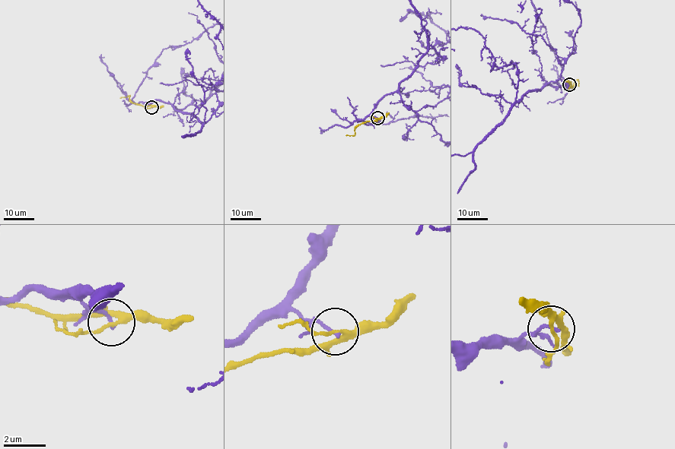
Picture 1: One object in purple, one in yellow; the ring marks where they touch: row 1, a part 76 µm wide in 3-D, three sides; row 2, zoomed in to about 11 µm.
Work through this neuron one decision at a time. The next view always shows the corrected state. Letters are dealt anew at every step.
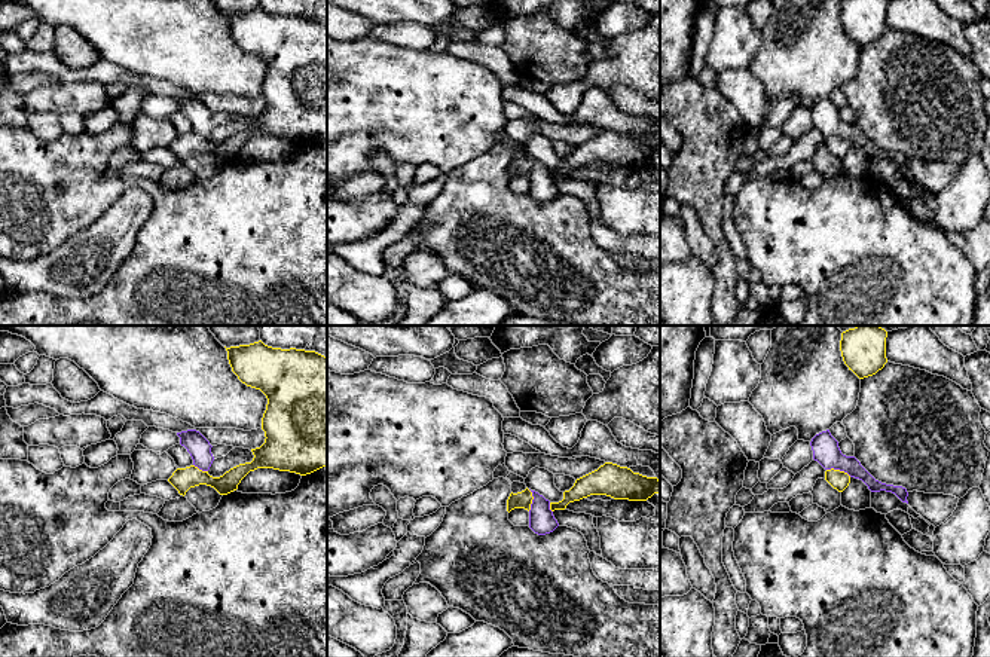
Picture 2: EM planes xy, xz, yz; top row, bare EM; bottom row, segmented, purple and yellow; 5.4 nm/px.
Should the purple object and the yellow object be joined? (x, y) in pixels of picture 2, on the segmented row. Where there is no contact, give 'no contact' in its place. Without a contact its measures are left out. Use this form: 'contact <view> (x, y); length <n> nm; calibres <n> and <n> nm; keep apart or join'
contact yz (839, 468); length 140 nm; calibres 140 and 100 nm; keep apart

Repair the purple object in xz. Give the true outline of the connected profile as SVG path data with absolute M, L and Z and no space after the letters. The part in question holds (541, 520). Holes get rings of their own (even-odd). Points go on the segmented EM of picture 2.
M535 491L531 492L534 499L529 510L529 528L538 535L553 532L559 523L550 510L550 501Z

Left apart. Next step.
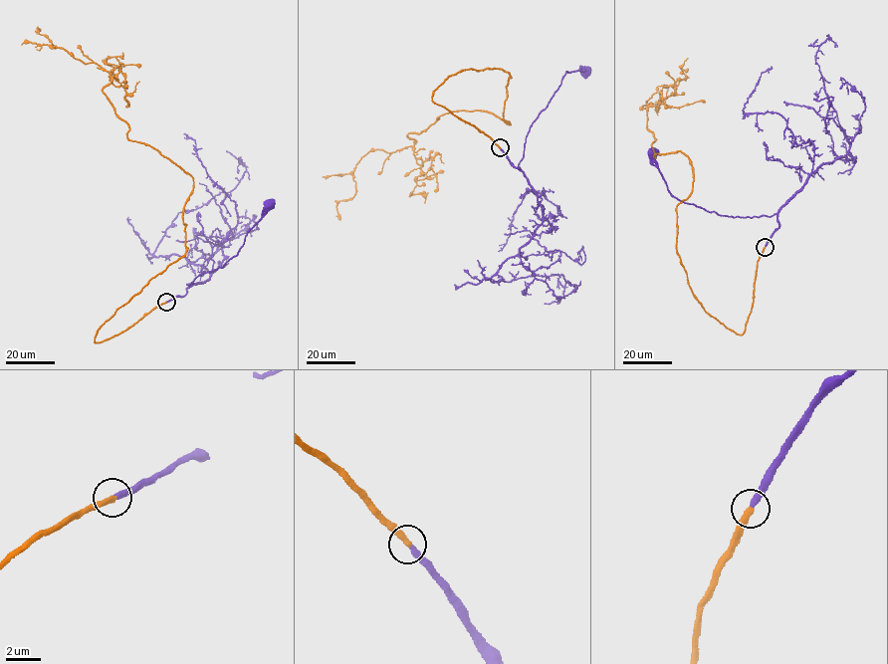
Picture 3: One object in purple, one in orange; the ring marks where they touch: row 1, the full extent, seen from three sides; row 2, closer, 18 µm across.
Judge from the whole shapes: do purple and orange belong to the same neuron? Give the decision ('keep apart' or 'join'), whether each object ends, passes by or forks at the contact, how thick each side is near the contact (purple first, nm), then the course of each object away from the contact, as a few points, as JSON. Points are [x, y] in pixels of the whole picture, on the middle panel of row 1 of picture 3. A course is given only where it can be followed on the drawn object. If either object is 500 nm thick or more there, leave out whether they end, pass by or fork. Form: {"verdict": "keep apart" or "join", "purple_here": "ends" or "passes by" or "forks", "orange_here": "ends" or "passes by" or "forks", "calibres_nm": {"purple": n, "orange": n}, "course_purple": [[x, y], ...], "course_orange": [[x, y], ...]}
{"verdict": "join", "purple_here": "ends", "orange_here": "ends", "calibres_nm": {"purple": 320, "orange": 360}, "course_purple": [[500, 148], [511, 163], [521, 169], [519, 164], [530, 126], [565, 72], [585, 71]], "course_orange": [[500, 148], [432, 101], [447, 77], [508, 73], [510, 124], [449, 111], [413, 145], [369, 151], [339, 220]]}

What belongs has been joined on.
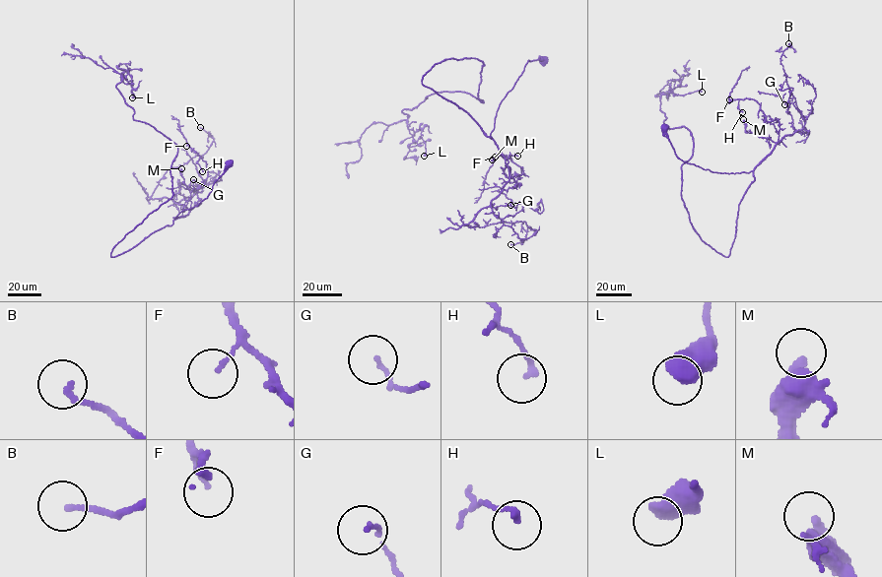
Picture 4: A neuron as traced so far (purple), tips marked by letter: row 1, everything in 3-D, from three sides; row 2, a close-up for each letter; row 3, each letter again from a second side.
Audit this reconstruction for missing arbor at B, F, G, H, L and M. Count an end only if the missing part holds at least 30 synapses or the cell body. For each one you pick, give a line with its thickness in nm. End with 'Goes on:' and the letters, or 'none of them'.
Goes on: none of them

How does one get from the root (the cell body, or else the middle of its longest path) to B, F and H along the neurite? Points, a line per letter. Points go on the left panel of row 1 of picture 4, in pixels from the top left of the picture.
B: (229, 162), (207, 198), (173, 218), (185, 216), (151, 197), (168, 168), (206, 152), (213, 139), (200, 127)
F: (229, 162), (207, 198), (174, 219), (194, 207), (198, 200), (195, 189), (207, 177), (206, 162), (186, 146)
H: (229, 162), (207, 198), (173, 218), (187, 215), (198, 200), (195, 189), (208, 171), (200, 158), (202, 171)

